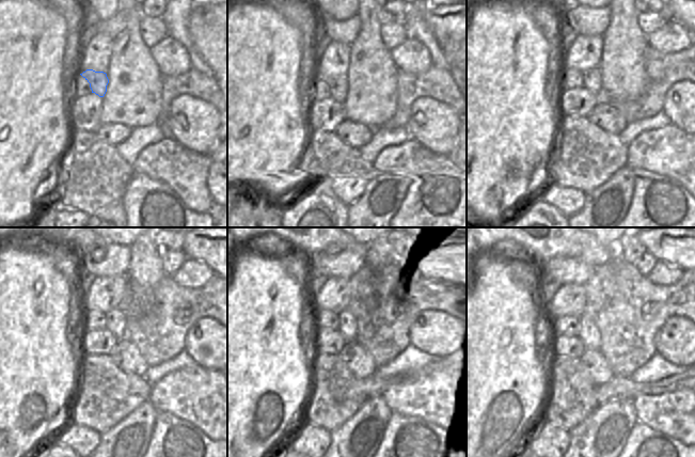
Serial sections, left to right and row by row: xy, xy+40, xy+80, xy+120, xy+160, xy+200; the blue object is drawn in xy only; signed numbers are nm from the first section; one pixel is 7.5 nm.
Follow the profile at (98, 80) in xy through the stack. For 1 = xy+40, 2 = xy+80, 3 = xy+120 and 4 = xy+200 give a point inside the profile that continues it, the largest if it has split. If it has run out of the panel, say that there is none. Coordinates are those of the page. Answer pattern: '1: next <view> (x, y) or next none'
1: next xy+40 (337, 84)
2: next xy+80 (591, 81)
3: next xy+120 (115, 319)
4: next xy+200 (588, 333)

